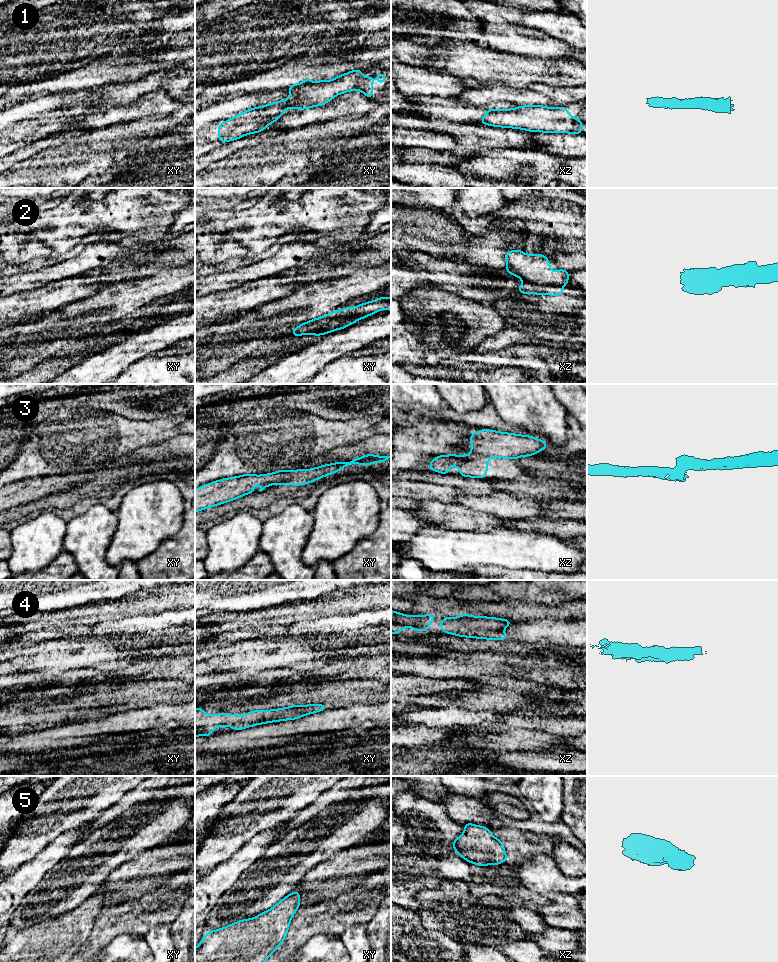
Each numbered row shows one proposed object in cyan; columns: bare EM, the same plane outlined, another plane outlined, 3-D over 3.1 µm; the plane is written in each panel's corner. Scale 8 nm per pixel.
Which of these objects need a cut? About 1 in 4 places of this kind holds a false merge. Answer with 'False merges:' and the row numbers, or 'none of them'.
False merges: 2, 3

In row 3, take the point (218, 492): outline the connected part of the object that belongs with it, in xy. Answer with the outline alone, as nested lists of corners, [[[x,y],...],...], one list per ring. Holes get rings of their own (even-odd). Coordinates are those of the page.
[[[278,470],[272,474],[245,474],[205,484],[195,489],[195,512],[256,493],[253,491],[255,483],[261,485],[258,491],[263,491],[267,486],[276,485],[290,477],[291,473],[288,470]]]

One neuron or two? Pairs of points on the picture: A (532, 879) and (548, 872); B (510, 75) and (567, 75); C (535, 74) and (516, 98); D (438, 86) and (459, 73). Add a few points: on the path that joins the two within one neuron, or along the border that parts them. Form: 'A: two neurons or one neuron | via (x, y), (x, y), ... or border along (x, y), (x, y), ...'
A: one neuron | via (536, 877), (544, 876)
B: one neuron | via (524, 71), (553, 71)
C: two neurons | border along (518, 86), (526, 88)
D: two neurons | border along (441, 71), (447, 72), (459, 80), (470, 78)

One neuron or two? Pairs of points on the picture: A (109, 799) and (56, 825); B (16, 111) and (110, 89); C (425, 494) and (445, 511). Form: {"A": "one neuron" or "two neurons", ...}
{"A": "one neuron", "B": "two neurons", "C": "two neurons"}

